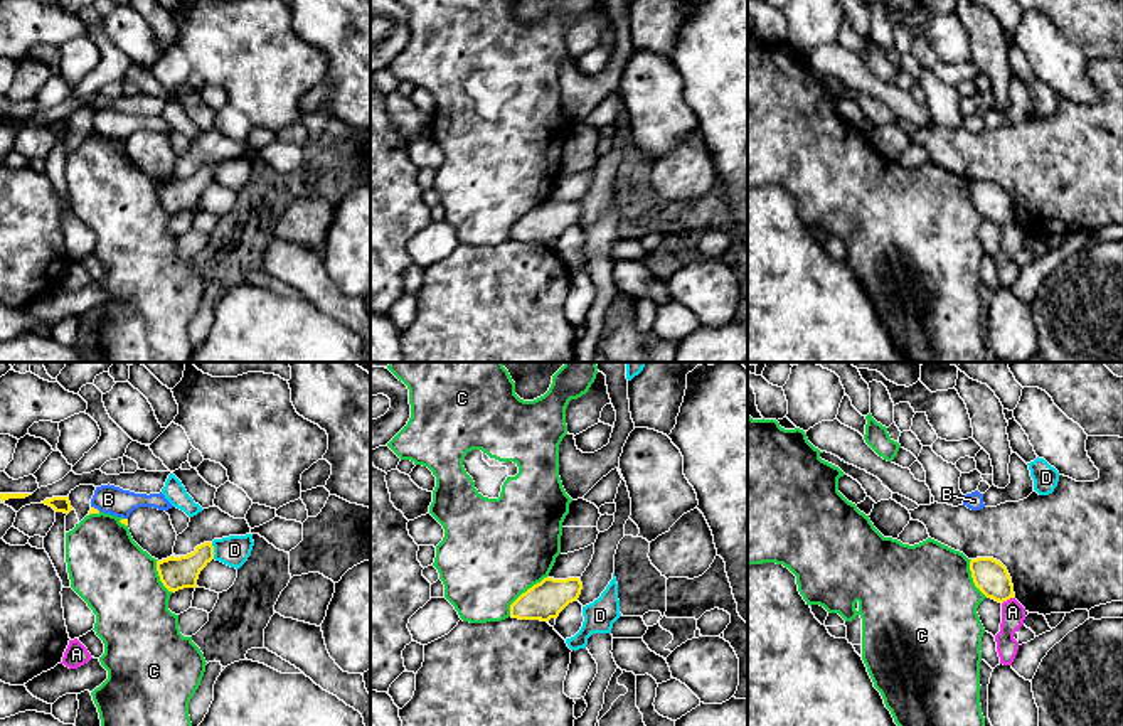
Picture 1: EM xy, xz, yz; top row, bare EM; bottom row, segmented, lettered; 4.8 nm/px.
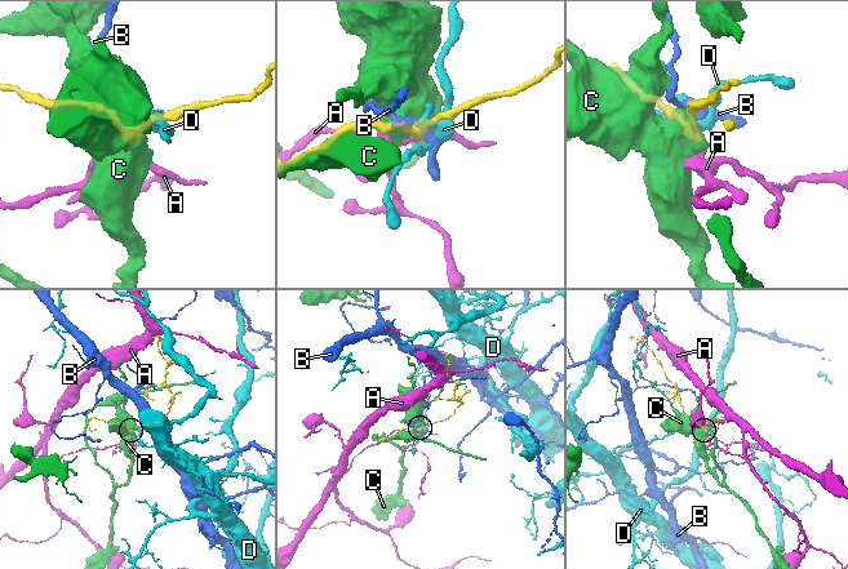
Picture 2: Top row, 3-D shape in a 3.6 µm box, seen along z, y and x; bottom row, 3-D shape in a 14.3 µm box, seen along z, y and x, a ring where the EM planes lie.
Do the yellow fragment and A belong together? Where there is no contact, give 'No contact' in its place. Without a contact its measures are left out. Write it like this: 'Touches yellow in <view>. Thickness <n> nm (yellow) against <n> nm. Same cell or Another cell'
Touches yellow in yz. Thickness 170 nm (yellow) against 110 nm. Another cell

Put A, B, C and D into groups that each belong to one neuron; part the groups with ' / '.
A / B / C / D

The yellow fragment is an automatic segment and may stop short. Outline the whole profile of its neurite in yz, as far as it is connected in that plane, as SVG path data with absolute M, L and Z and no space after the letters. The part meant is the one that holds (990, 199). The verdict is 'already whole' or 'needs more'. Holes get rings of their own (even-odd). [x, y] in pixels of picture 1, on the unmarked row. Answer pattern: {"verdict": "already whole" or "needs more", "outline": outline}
{"verdict": "already whole", "outline": "M977 180L970 184L975 209L998 226L1015 221L1012 200L1007 190L993 180Z"}

